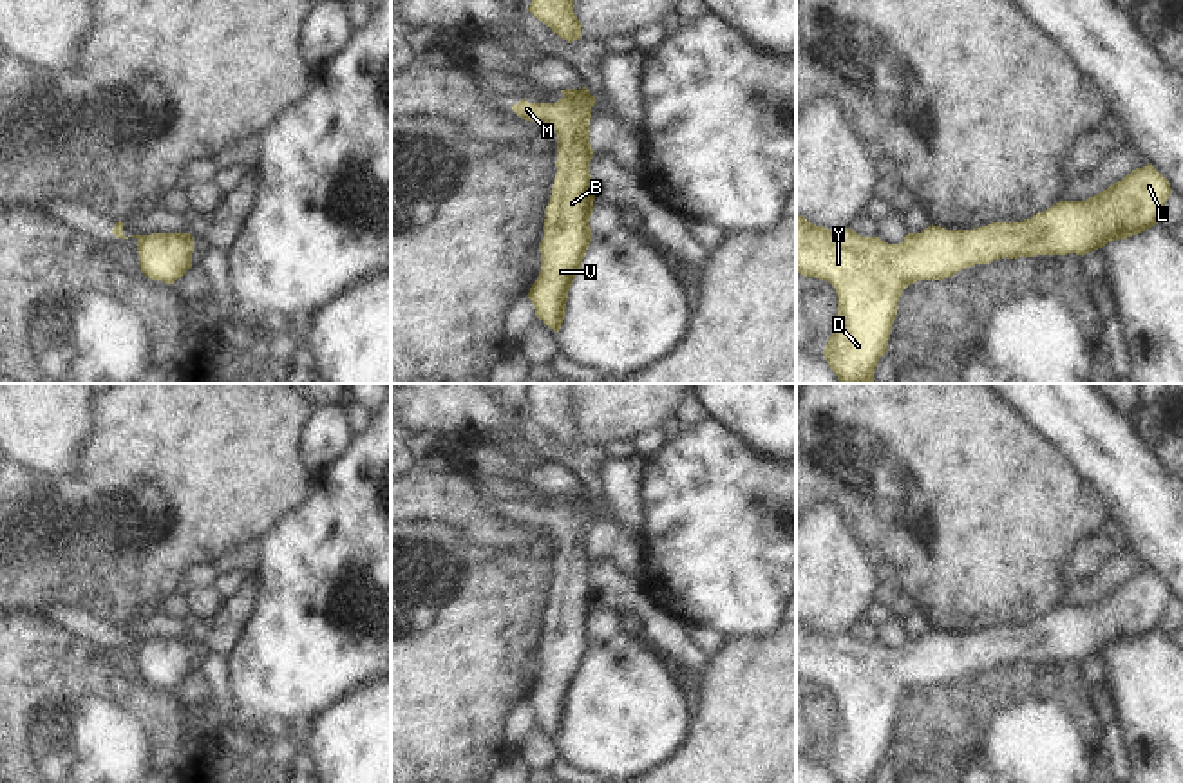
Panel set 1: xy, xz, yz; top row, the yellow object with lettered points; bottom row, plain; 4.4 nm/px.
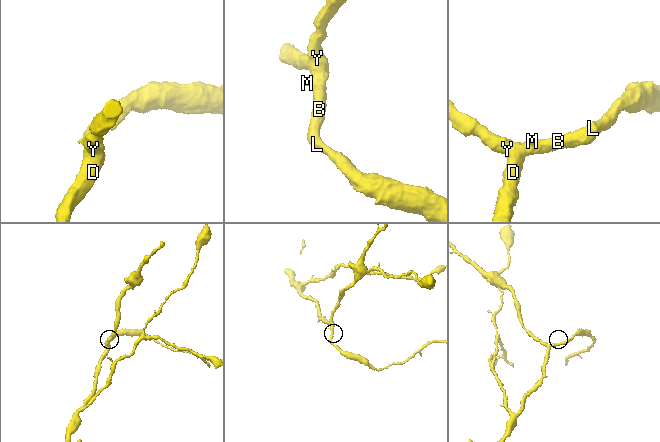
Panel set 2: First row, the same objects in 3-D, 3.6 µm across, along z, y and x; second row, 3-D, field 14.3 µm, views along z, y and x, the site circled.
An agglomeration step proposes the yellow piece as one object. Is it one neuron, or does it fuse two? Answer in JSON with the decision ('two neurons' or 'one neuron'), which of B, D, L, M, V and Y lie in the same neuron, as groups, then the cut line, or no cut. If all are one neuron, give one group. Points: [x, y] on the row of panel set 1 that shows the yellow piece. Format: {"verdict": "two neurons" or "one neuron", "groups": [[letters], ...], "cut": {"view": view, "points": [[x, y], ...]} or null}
{"verdict": "one neuron", "groups": [["B", "D", "L", "M", "V", "Y"]], "cut": null}

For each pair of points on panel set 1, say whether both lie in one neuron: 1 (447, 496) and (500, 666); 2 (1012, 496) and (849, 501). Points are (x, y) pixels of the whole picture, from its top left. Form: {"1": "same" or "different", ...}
{"1": "different", "2": "same"}

